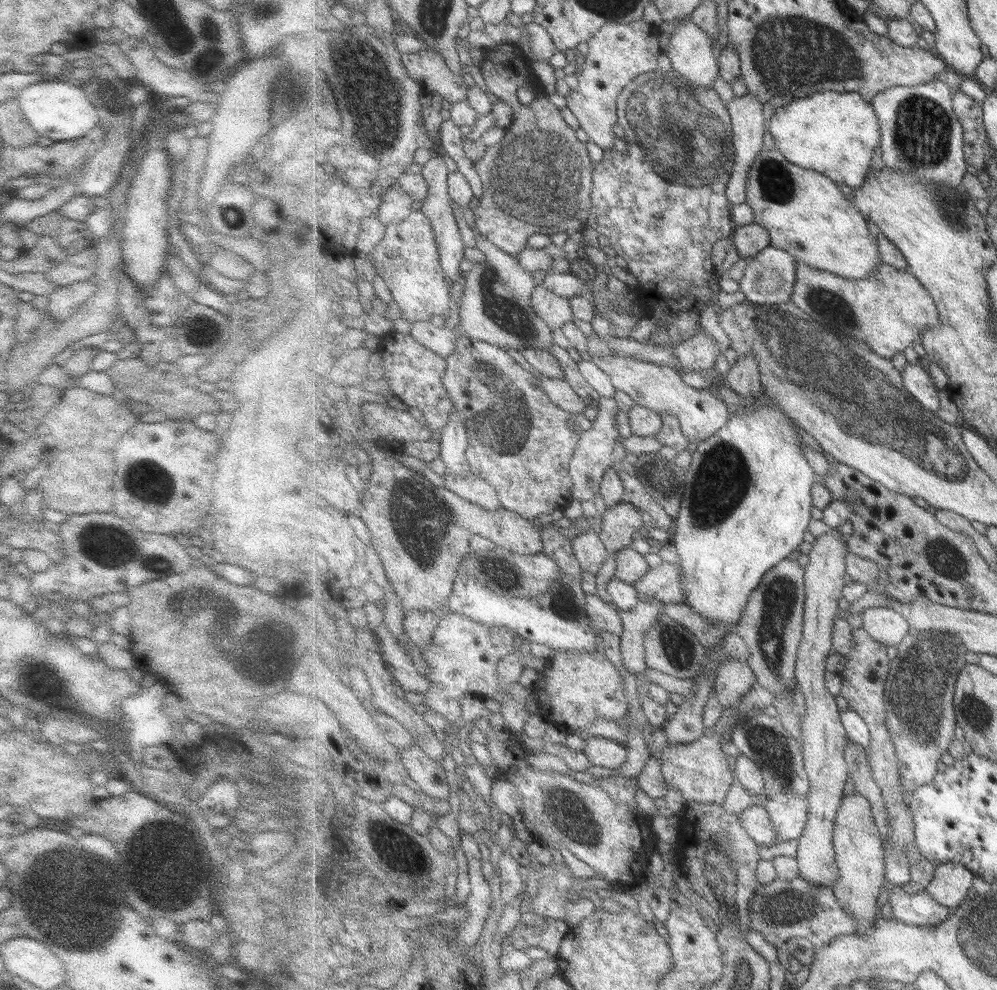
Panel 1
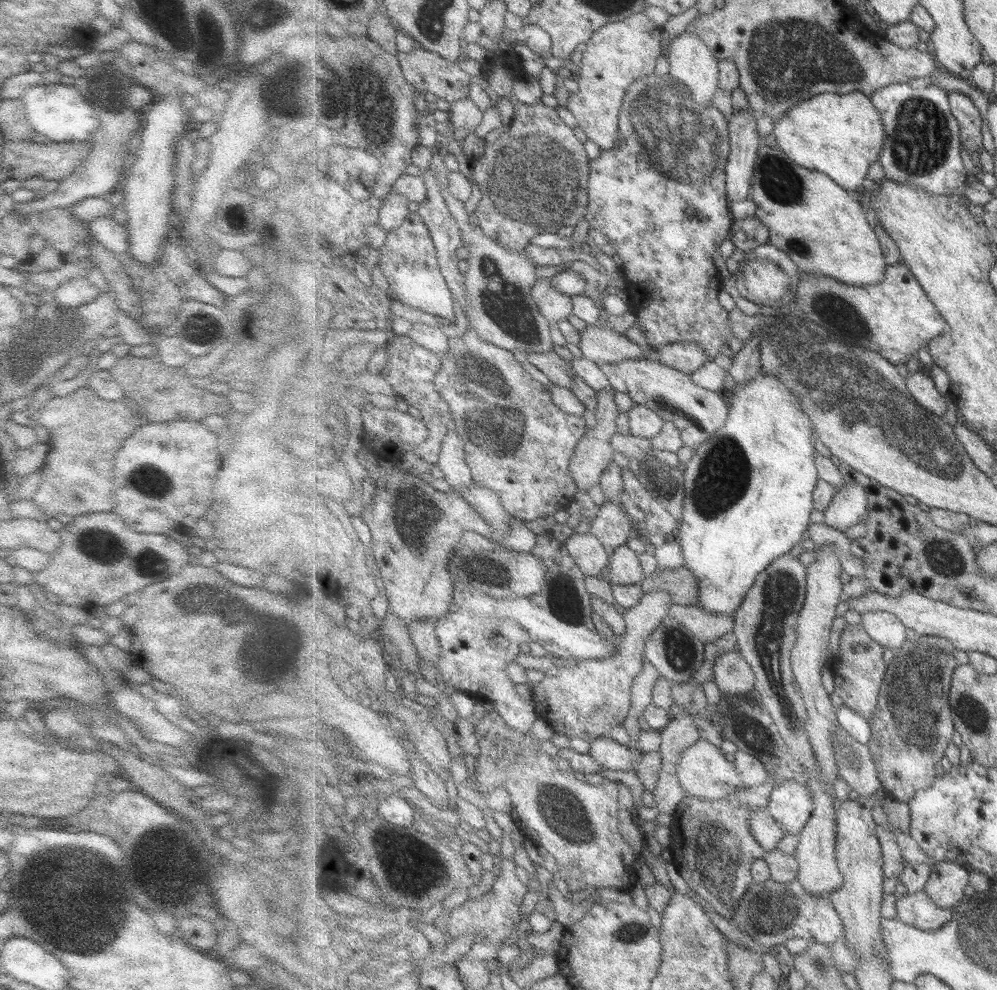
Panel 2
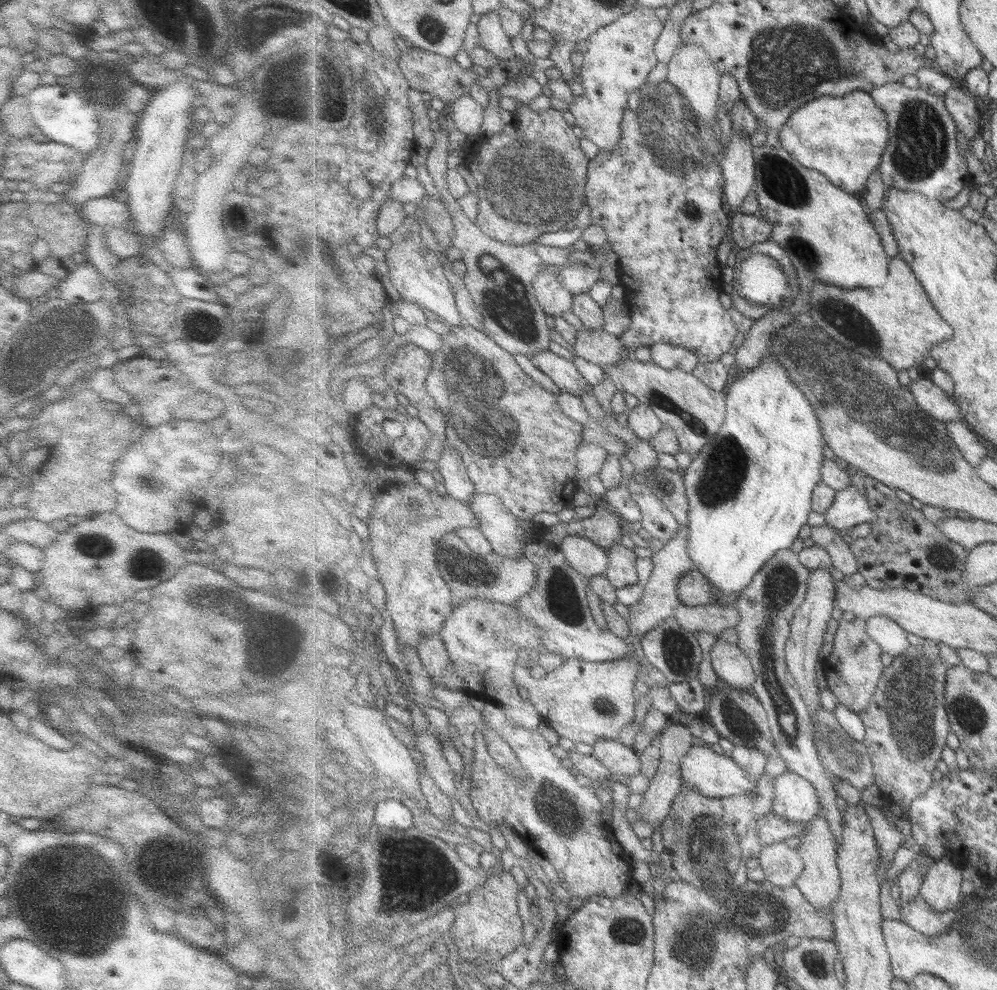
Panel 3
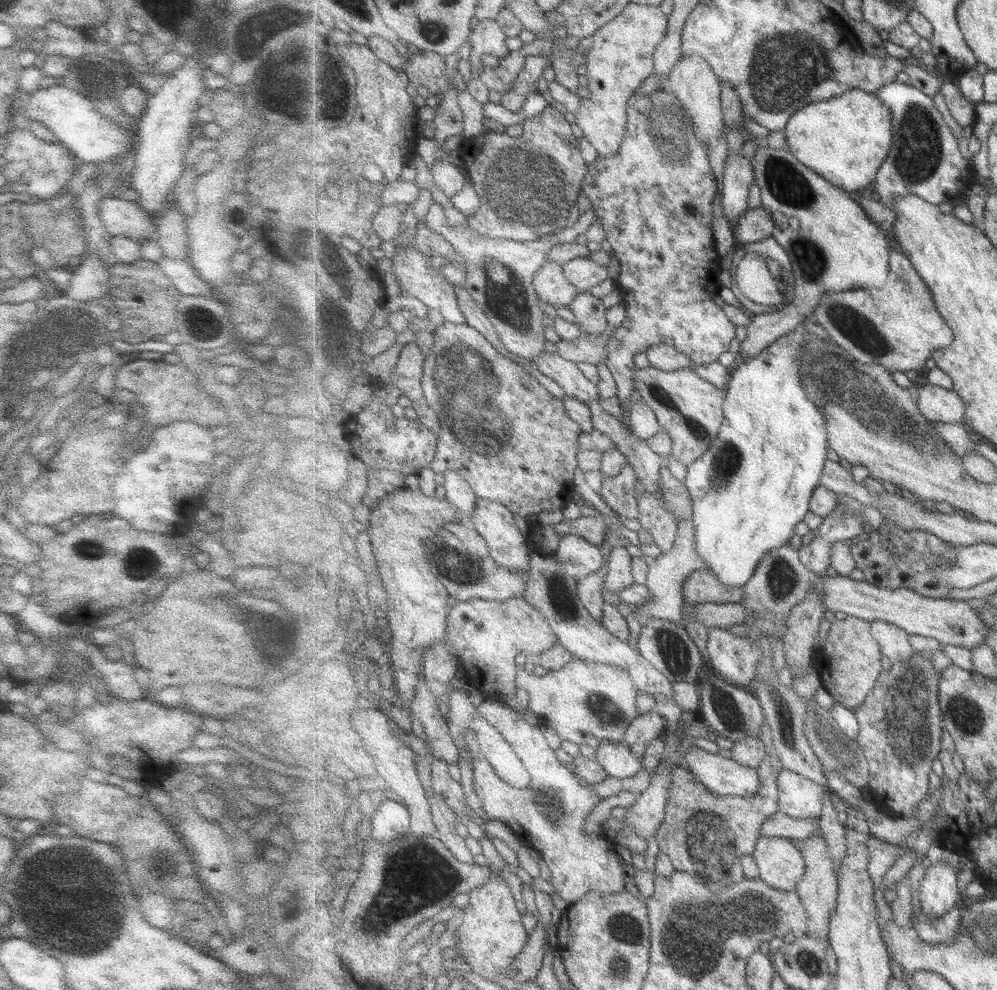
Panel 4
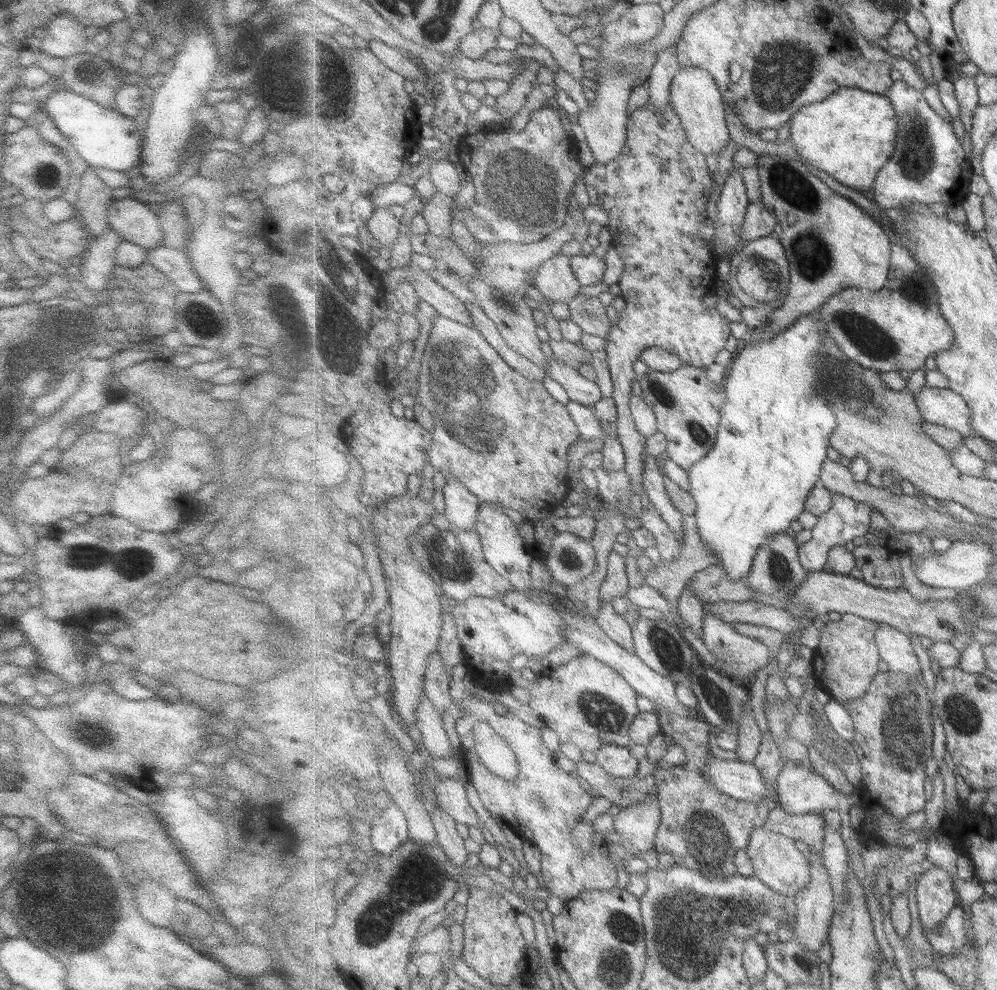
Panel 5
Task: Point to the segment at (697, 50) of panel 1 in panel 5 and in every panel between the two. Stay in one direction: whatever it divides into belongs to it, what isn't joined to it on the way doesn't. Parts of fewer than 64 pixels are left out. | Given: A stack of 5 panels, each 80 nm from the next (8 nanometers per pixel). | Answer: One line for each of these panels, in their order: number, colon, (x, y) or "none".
2: (691, 61)
3: (692, 71)
4: (694, 82)
5: (697, 97)

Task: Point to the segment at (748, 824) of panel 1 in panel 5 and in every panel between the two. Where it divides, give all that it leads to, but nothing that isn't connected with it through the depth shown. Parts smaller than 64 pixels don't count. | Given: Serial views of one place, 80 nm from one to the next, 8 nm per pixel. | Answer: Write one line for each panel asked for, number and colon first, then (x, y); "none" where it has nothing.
2: (768, 832)
3: (772, 829)
4: (779, 824)
5: (810, 829)

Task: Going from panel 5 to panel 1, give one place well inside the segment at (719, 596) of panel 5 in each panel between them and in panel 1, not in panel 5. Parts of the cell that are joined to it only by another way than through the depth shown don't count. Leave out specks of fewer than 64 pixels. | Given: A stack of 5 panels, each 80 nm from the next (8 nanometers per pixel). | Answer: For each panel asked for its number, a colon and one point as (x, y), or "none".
1: (665, 583)
2: (682, 585)
3: (694, 589)
4: (702, 586)

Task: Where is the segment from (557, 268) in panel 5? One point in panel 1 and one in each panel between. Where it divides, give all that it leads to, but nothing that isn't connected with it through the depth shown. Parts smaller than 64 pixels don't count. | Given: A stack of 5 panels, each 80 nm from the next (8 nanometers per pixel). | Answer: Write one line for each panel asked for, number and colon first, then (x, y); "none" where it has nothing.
1: (556, 311)
2: (555, 306)
3: (555, 299)
4: (553, 287)

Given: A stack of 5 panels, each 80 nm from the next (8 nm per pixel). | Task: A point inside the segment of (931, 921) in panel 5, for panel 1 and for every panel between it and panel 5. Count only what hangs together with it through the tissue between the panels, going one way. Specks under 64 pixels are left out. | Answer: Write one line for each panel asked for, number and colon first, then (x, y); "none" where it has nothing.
1: (951, 883)
2: (946, 887)
3: (941, 888)
4: (939, 892)

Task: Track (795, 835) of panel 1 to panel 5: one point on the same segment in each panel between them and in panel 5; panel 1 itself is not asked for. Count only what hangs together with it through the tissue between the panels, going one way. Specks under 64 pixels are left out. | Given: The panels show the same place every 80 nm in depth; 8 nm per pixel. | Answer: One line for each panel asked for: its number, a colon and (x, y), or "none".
2: (792, 803)
3: (796, 798)
4: (799, 797)
5: (800, 791)

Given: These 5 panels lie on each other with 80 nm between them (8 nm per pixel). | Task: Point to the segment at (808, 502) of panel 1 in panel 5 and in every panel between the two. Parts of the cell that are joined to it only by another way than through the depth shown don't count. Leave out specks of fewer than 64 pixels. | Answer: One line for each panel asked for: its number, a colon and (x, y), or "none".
2: (749, 490)
3: (750, 490)
4: (749, 491)
5: (777, 420)

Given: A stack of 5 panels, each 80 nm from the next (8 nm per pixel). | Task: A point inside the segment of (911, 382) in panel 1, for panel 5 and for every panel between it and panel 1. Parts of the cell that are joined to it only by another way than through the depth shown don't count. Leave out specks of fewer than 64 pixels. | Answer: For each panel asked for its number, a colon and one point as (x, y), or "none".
2: (923, 389)
3: (931, 398)
4: (940, 405)
5: (944, 407)

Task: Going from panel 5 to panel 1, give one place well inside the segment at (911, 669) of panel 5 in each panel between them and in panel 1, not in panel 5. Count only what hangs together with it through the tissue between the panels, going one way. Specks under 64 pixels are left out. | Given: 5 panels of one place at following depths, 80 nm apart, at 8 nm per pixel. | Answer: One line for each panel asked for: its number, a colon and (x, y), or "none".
1: (886, 625)
2: (885, 628)
3: (891, 636)
4: (894, 641)

